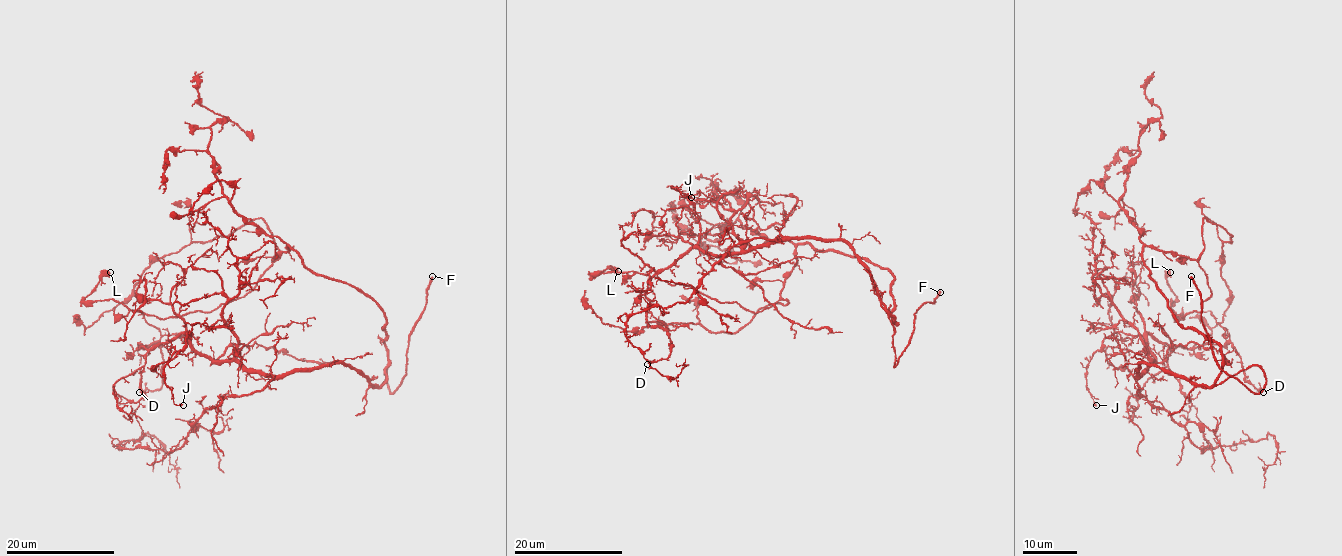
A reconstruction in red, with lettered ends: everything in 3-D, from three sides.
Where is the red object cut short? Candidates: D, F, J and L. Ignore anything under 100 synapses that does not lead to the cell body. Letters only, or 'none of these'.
F

